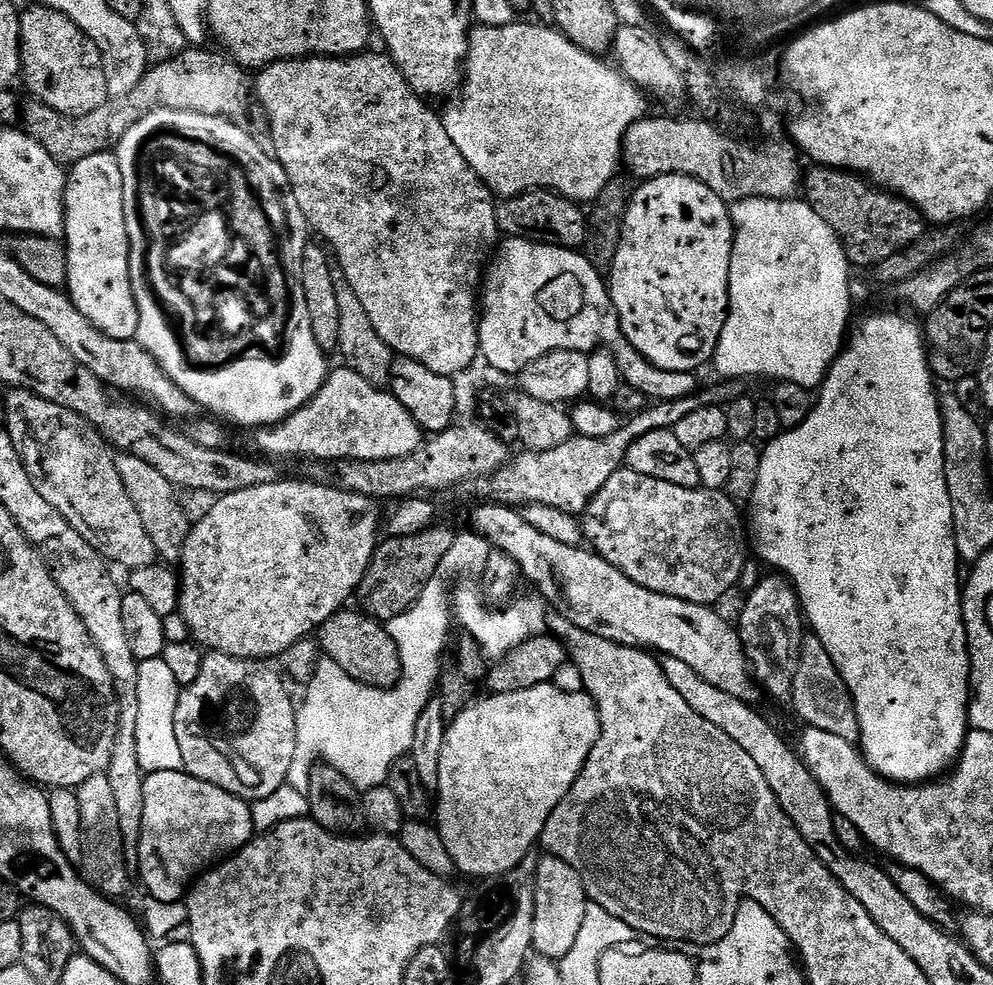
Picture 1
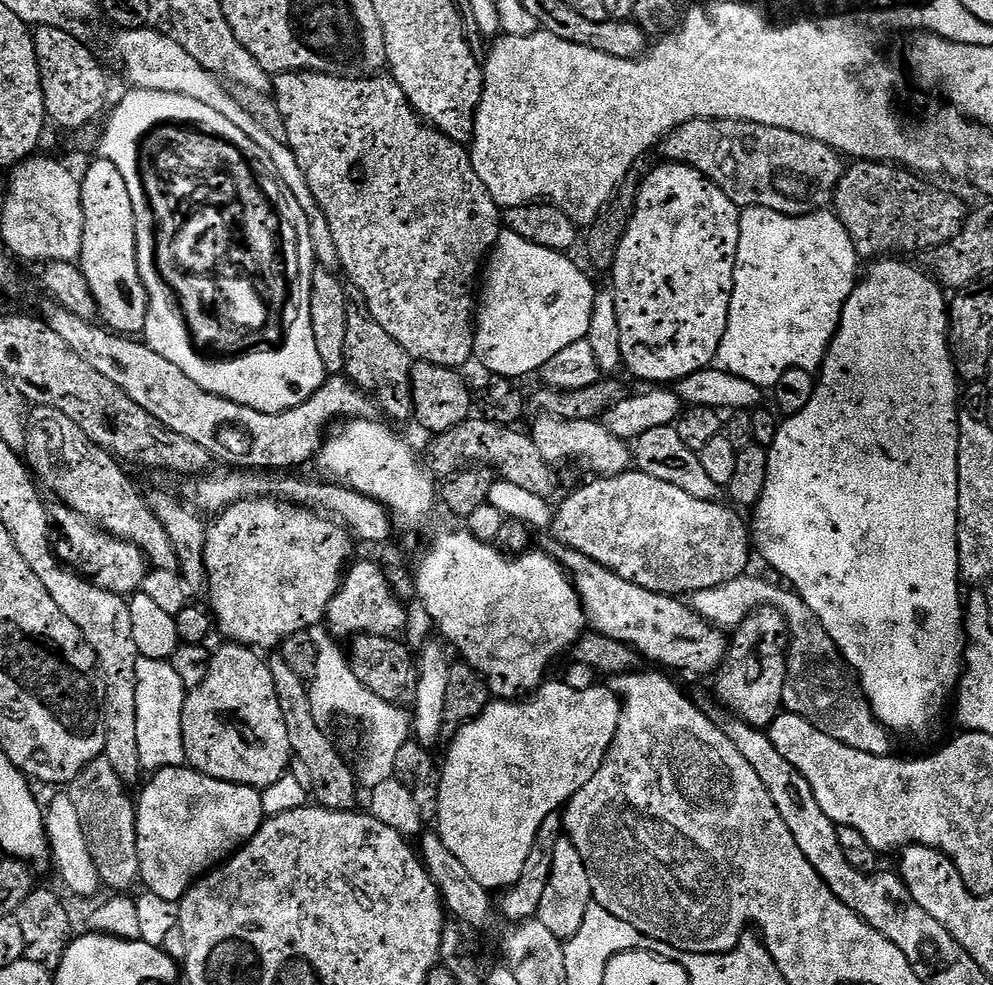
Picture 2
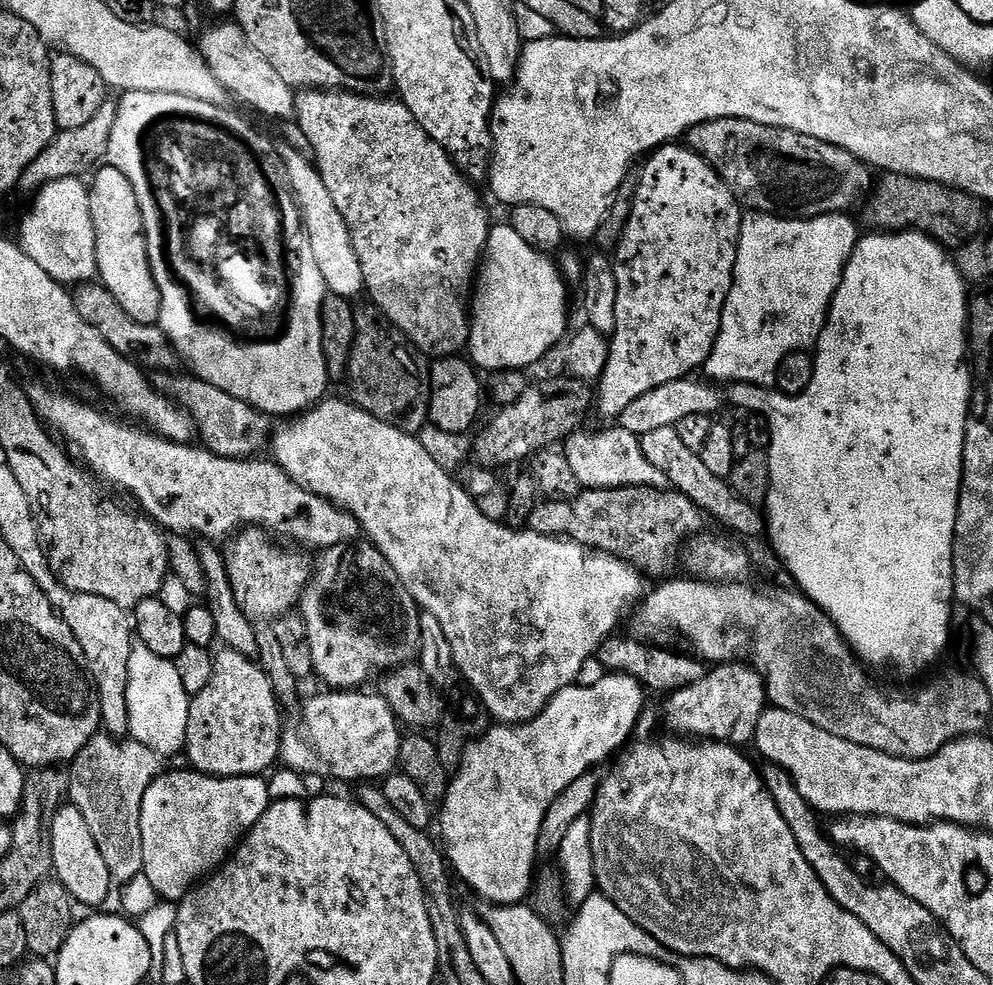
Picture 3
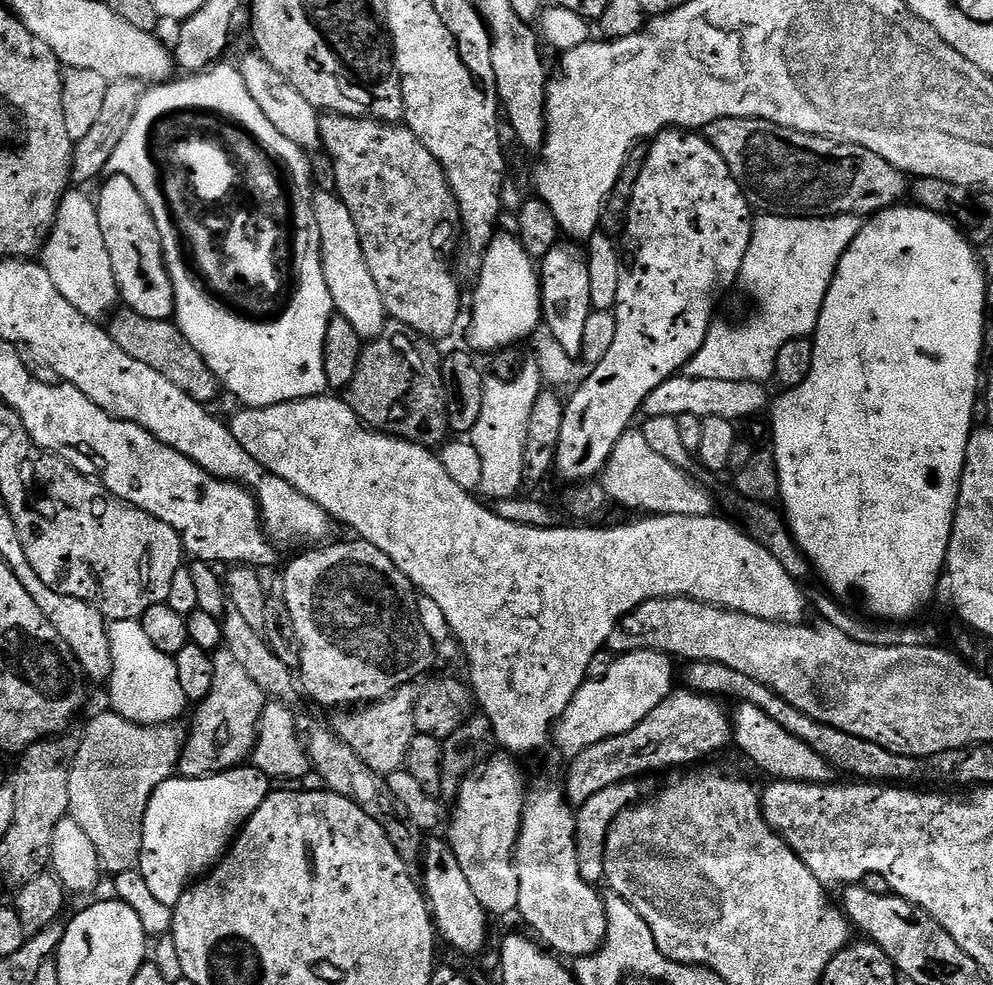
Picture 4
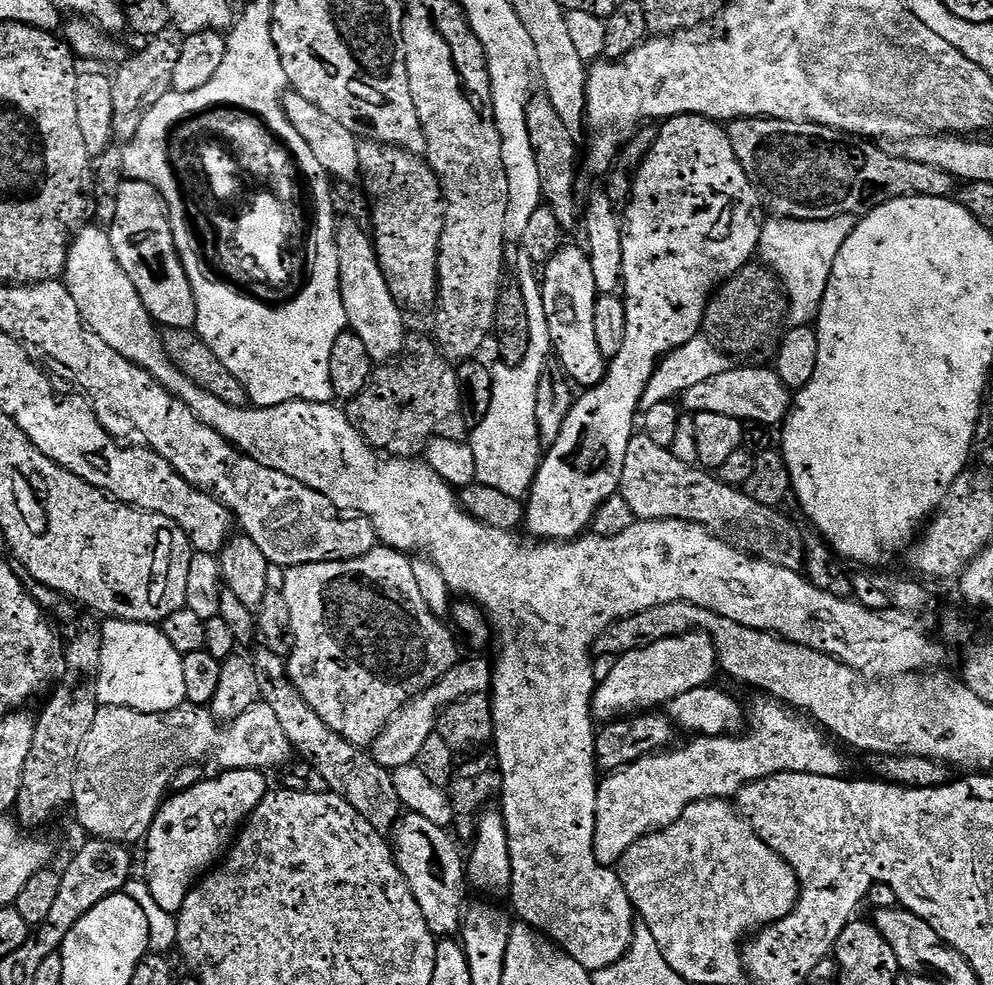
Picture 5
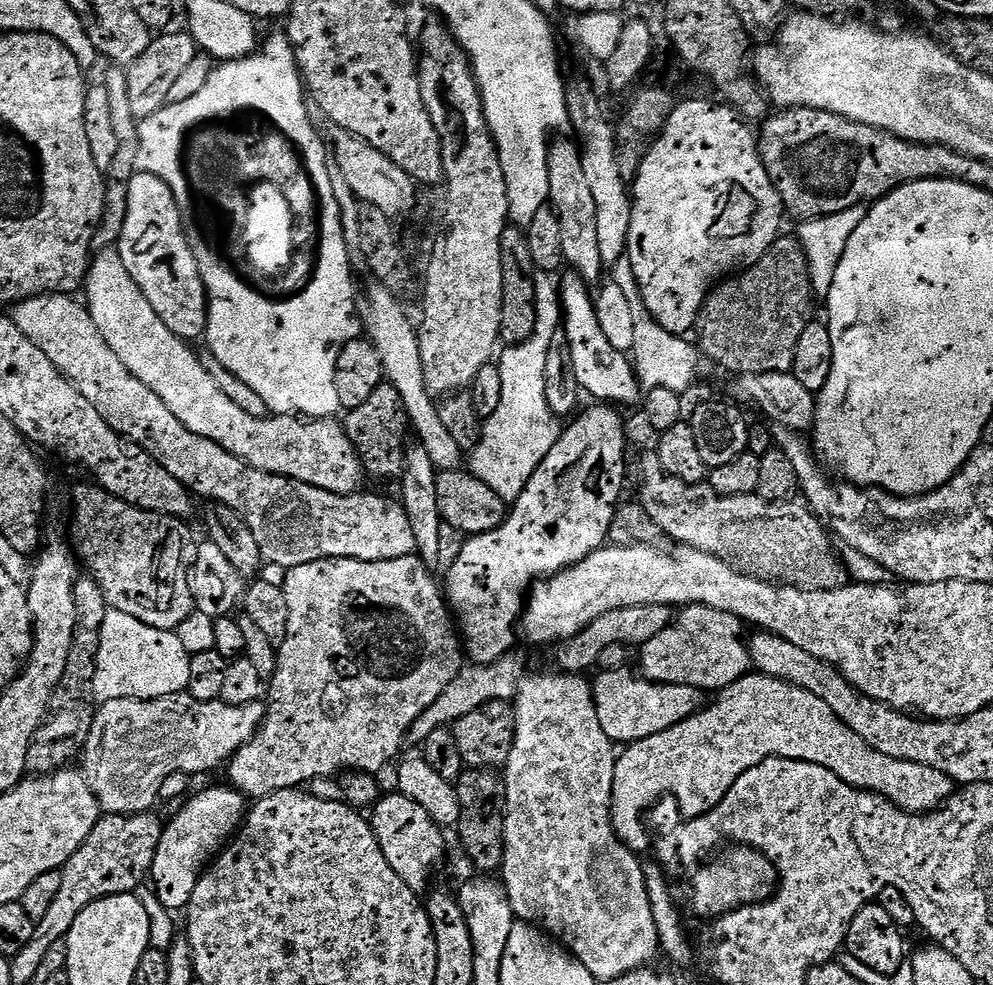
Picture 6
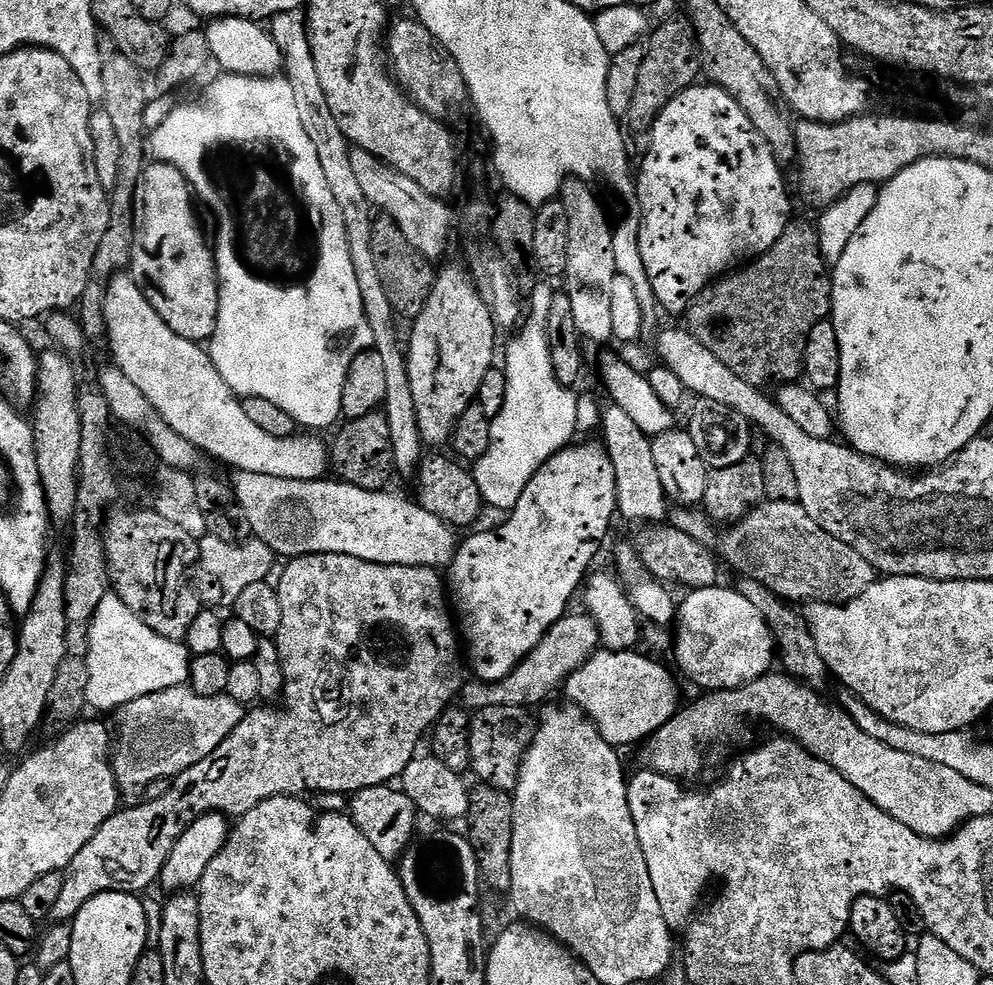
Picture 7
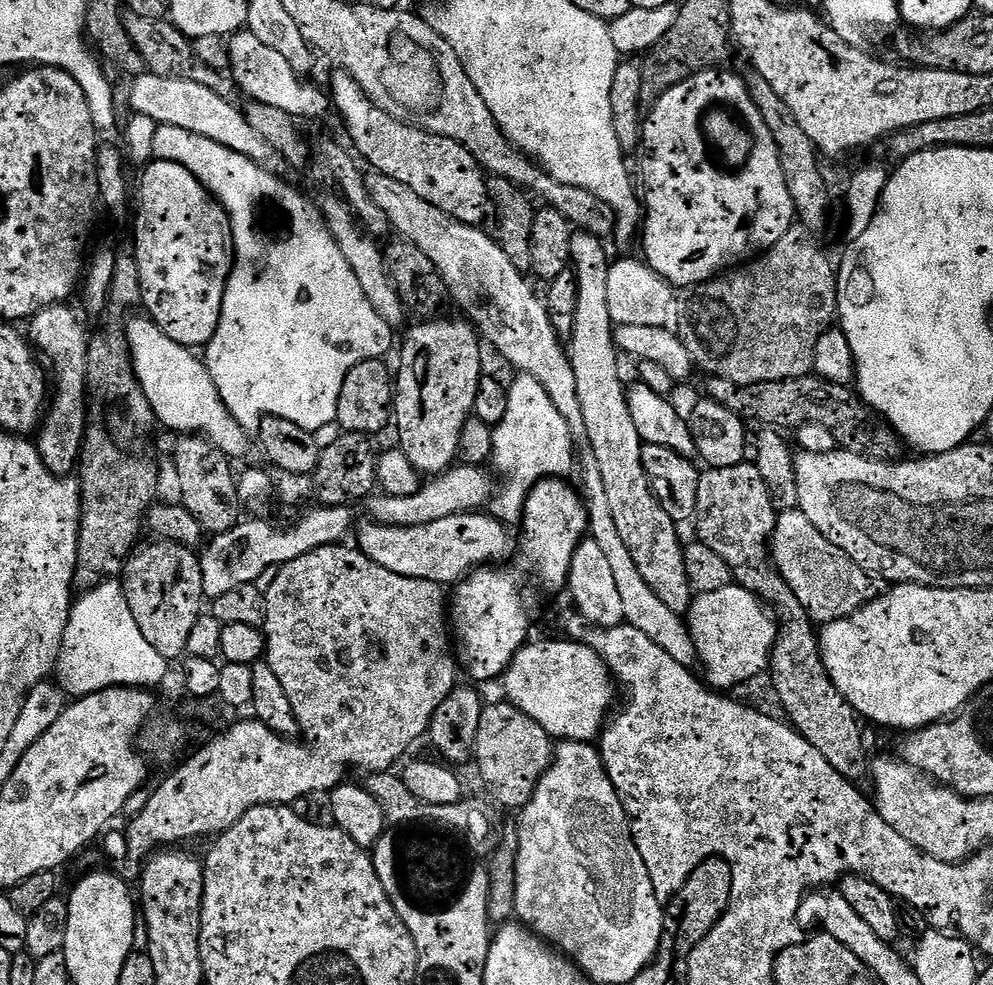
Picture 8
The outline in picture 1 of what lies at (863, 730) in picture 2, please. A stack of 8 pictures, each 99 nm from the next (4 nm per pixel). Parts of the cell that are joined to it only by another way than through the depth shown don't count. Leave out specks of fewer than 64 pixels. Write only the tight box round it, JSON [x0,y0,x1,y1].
[790,634,860,745]

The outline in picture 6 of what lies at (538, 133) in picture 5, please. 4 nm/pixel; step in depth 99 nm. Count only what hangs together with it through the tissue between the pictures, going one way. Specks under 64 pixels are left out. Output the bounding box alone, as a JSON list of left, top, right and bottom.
[548,139,606,282]

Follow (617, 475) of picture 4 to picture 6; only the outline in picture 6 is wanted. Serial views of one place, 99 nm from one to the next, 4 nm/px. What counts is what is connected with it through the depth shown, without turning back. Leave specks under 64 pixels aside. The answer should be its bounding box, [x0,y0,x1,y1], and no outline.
[638,454,850,592]

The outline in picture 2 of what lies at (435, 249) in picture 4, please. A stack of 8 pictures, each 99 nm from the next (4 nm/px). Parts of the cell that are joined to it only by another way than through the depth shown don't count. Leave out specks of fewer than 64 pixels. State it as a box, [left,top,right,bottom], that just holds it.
[274,72,502,369]

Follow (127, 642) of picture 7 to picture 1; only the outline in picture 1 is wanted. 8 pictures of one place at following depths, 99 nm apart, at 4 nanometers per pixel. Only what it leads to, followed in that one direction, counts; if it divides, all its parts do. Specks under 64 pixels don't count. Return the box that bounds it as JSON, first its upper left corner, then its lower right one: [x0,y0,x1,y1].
[138,658,184,774]

